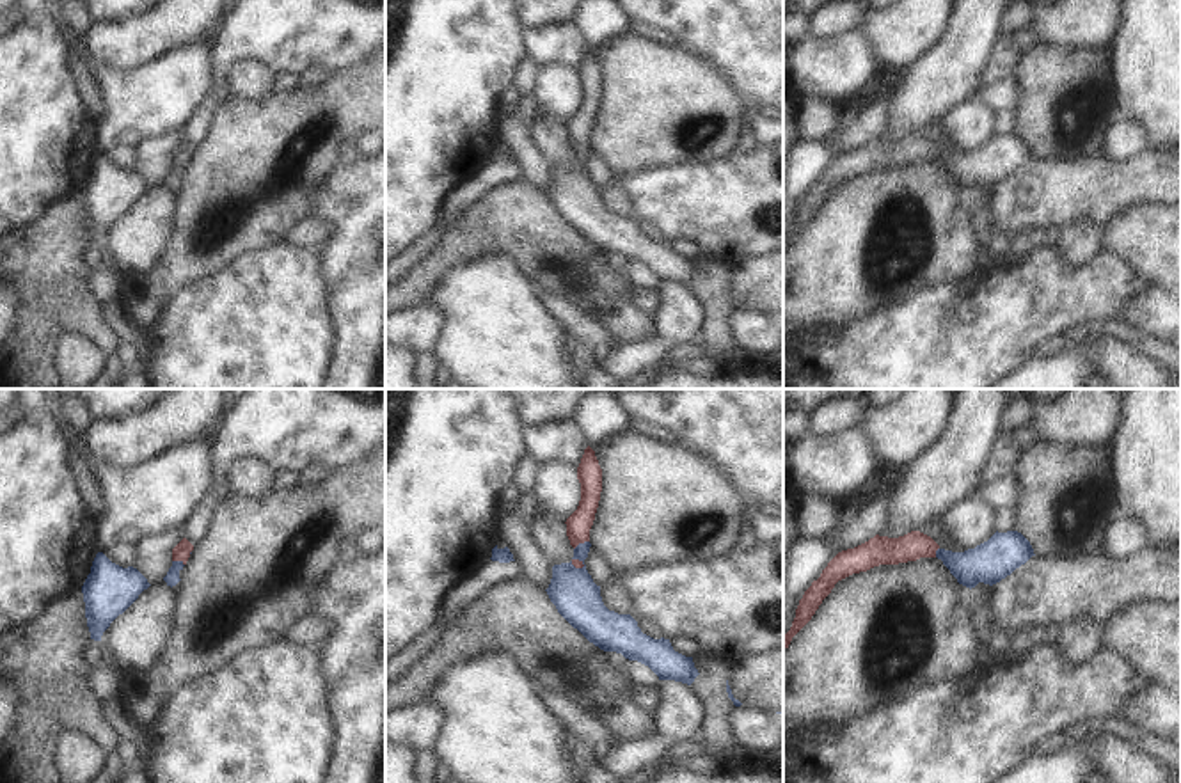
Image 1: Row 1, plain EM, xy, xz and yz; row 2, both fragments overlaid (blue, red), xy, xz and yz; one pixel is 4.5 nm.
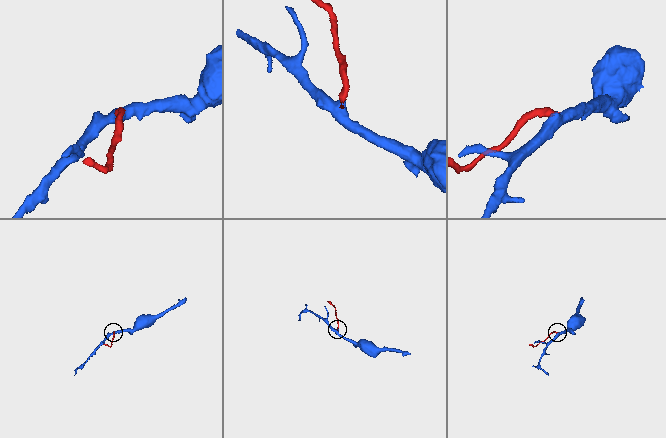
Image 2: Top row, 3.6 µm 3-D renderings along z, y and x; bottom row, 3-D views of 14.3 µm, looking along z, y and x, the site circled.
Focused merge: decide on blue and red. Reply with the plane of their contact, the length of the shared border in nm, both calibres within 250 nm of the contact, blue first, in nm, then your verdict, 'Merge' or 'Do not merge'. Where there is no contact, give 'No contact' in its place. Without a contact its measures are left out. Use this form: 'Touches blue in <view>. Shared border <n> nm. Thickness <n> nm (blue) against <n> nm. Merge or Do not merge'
Touches blue in xz. Shared border 80 nm. Thickness 220 nm (blue) against 110 nm. Merge.

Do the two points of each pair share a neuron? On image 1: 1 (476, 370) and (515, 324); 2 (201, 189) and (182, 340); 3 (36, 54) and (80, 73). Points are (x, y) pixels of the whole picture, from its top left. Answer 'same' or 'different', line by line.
1: same
2: different
3: different

